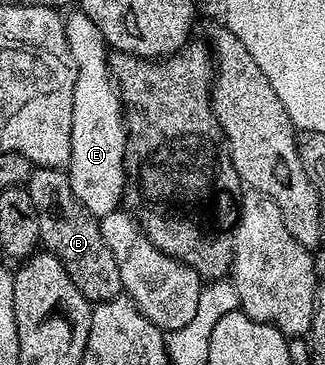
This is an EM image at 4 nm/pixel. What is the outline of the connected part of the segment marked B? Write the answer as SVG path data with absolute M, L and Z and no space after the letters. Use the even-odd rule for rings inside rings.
M44 166L32 169L25 188L29 196L33 196L33 208L37 208L39 213L40 243L45 247L46 253L61 260L65 272L69 272L73 284L77 284L88 302L98 304L120 297L123 281L117 260L113 260L113 252L109 252L101 236L99 219L83 207L77 196L73 196L73 188L66 173Z

